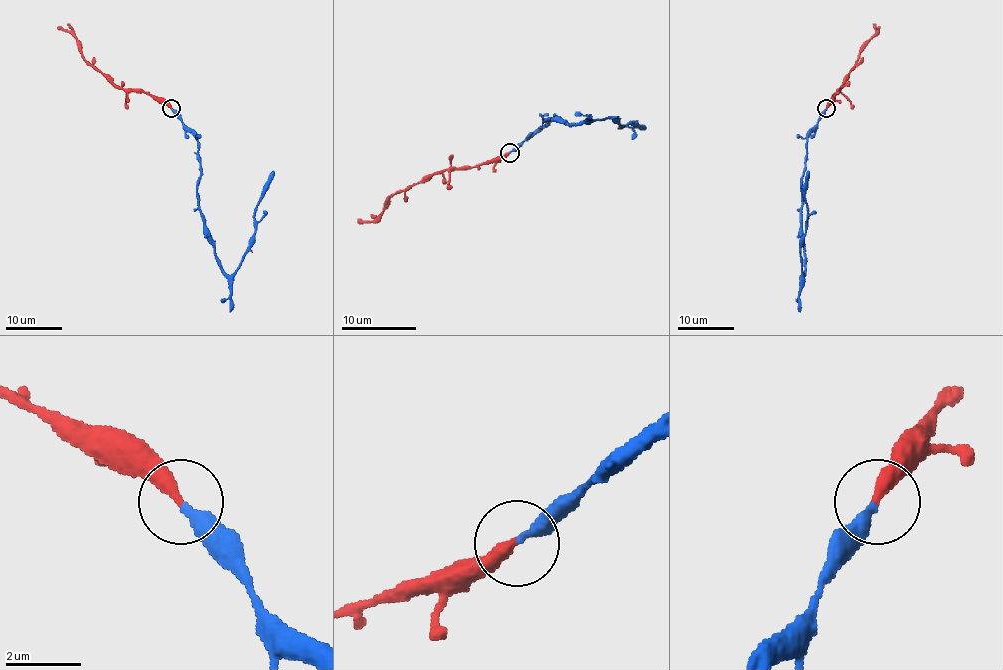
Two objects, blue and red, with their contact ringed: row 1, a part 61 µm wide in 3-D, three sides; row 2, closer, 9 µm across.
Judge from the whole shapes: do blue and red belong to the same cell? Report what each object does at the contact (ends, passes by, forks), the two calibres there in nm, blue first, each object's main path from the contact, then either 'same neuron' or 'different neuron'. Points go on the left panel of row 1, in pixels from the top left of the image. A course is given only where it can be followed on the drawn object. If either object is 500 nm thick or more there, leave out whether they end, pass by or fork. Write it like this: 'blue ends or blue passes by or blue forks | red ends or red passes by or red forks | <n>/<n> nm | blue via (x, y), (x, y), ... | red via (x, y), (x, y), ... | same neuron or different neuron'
blue ends | red ends | 300/360 nm | blue via (171, 109), (198, 142), (196, 198), (203, 233), (230, 275), (255, 231), (254, 210), (273, 170) | red via (171, 109), (143, 92), (125, 92), (115, 88), (87, 61), (81, 53), (81, 44), (58, 26) | same neuron

